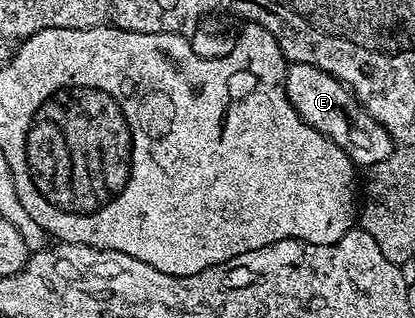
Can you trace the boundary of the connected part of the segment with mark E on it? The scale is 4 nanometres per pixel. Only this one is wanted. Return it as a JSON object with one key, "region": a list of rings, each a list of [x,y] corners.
{"region":[[[290,63],[287,66],[286,96],[305,123],[336,144],[356,165],[362,166],[363,163],[363,168],[369,169],[374,163],[389,159],[396,150],[396,144],[384,125],[359,105],[349,87],[324,73],[324,69],[316,69],[316,65]]]}

